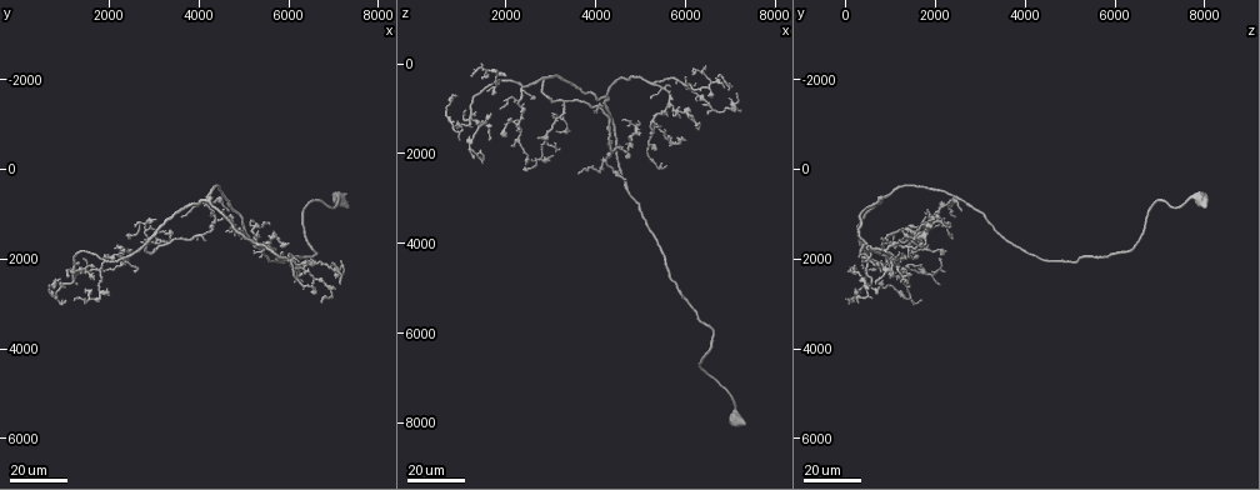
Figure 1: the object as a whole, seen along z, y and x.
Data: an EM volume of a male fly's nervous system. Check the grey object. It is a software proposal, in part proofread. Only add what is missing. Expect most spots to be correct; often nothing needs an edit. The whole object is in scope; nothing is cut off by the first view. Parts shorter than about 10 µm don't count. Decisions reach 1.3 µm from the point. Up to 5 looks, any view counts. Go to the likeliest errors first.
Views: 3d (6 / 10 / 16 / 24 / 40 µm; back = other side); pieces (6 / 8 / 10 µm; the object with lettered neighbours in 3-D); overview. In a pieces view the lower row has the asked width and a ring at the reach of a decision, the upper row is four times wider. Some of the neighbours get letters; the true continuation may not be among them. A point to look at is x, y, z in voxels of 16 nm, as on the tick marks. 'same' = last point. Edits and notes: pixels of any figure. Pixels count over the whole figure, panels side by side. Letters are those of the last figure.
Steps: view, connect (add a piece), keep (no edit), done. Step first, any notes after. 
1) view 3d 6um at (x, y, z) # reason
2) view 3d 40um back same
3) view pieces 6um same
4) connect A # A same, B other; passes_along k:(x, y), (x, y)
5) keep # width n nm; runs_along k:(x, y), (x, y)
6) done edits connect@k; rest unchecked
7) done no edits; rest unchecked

view 3d 24um at (1200, 2950, 300) # free end

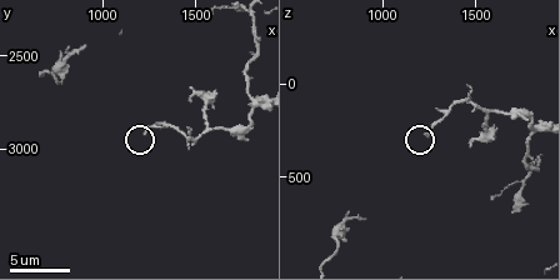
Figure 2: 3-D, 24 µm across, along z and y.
view pieces 8um at (1240, 2900, 280) # what lies round it

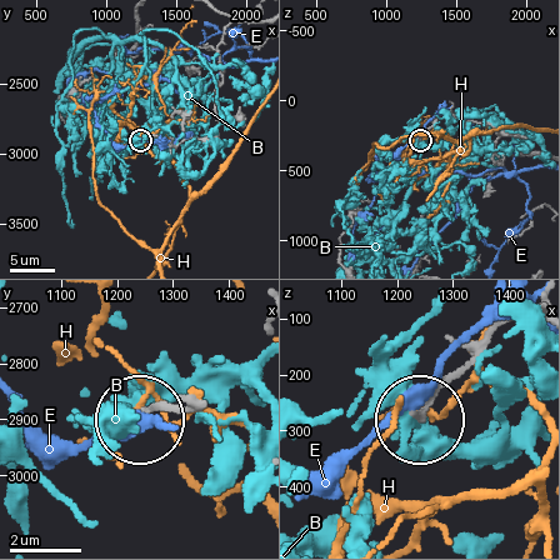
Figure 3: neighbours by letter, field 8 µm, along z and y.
keep # B other, E other, H other; no lettered piece goes on from it

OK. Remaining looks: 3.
view pieces 10um at (900, 2440, 720) # end of a long branch

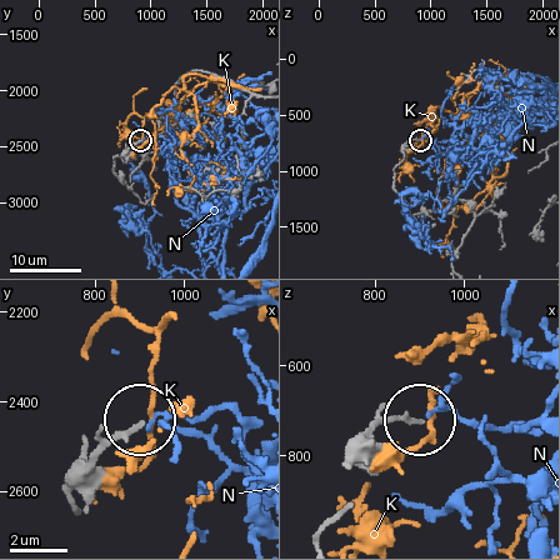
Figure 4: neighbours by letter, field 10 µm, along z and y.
keep # K other, N other; runs_along 4:(74, 508), (74, 480), (136, 425); none of them fits

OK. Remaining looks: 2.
view 3d 24um at (2600, 2300, 750) # branch stops here

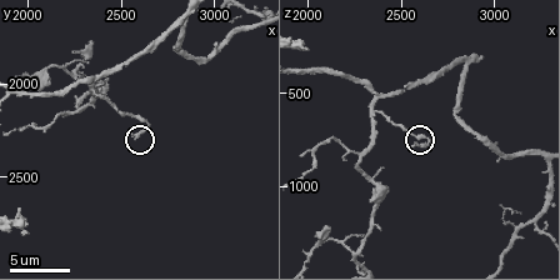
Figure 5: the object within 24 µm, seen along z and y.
view pieces 10um at (2560, 2280, 780)

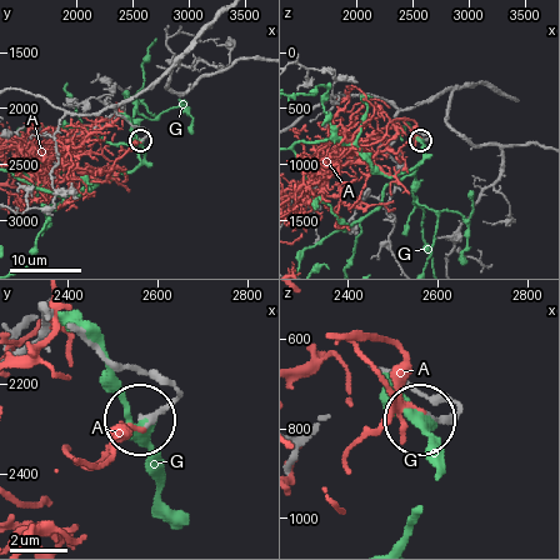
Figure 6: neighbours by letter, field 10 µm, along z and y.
keep # A other, G other; none of them fits

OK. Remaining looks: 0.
done no edits; rest unchecked

